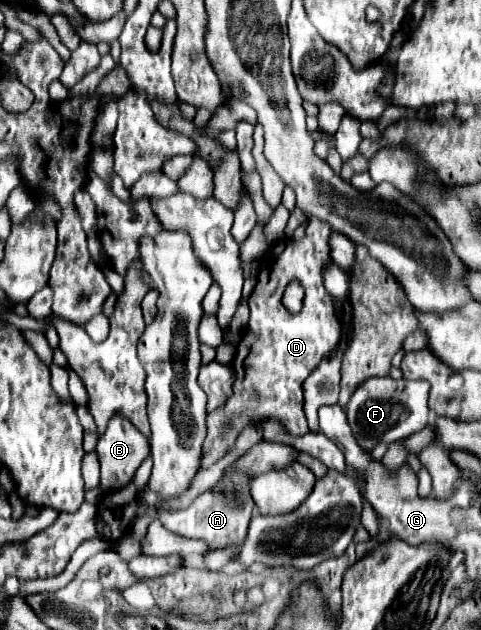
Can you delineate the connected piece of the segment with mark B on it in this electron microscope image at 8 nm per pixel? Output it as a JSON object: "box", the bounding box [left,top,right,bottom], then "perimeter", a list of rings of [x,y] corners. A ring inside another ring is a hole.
{"box":[97,414,149,492],"perimeter":[[[113,414],[107,424],[107,430],[99,436],[97,454],[101,462],[101,488],[105,492],[115,492],[133,478],[139,464],[147,458],[149,446],[147,446],[147,438],[133,426],[131,420],[127,420],[121,414]]]}

